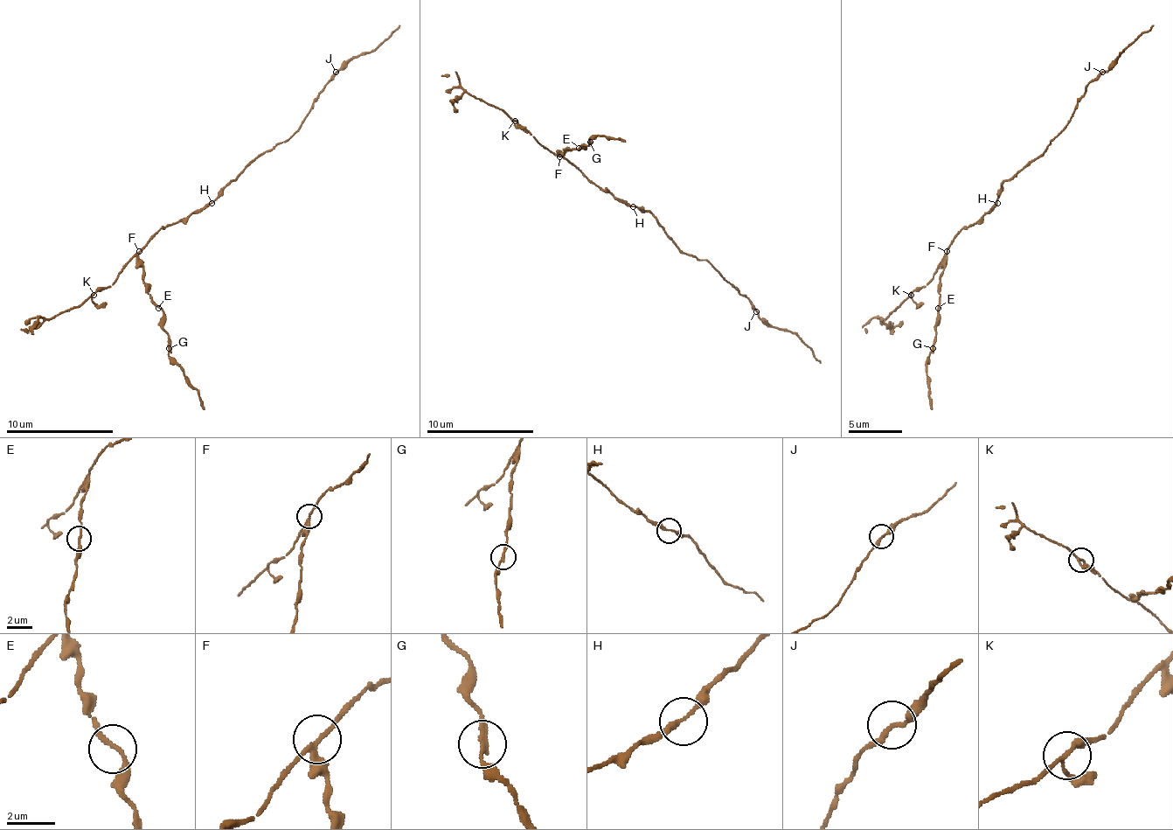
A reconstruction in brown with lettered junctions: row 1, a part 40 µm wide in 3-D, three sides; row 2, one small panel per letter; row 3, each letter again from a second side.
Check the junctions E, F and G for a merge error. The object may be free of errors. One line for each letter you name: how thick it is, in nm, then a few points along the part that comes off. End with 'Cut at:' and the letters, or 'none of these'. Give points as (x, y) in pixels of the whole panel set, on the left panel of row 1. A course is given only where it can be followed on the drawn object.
F: 170 nm | (139, 252), (284, 142), (322, 87), (399, 26)
Cut at: F

